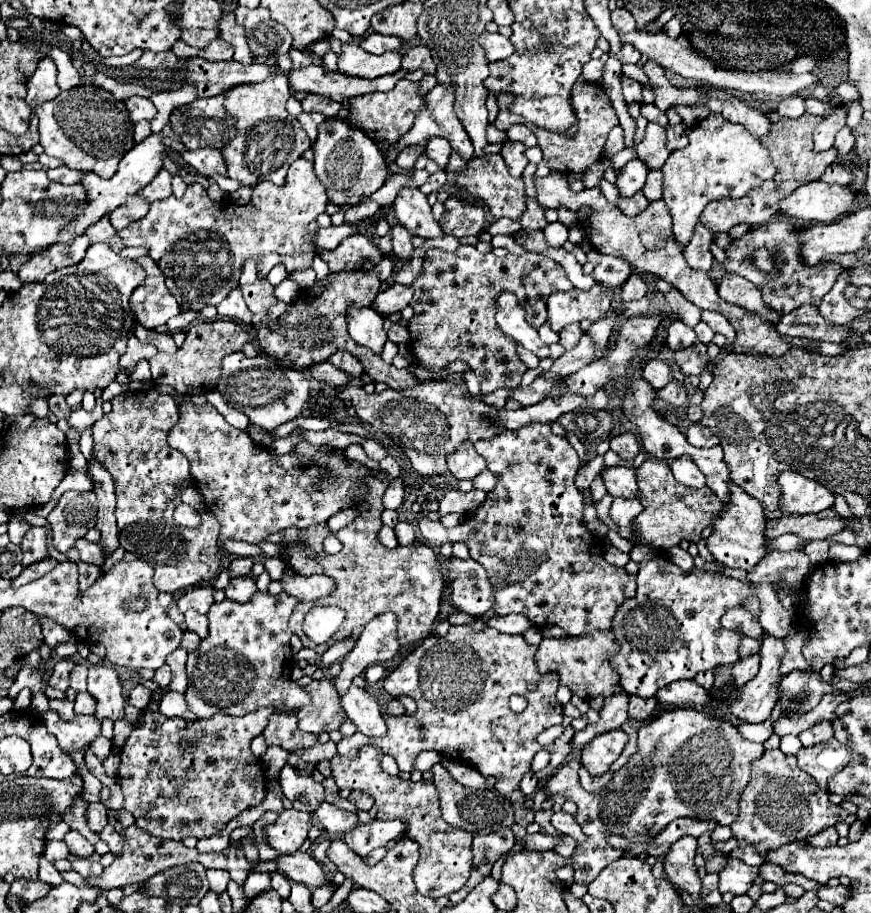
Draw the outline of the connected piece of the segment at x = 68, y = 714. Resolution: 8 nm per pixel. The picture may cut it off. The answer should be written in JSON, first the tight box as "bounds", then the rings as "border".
{"bounds":[51,699,75,719],"border":[[[69,699],[51,701],[51,709],[57,709],[57,713],[59,713],[63,719],[73,719],[73,715],[75,715],[75,711],[73,711],[73,701],[69,701]]]}

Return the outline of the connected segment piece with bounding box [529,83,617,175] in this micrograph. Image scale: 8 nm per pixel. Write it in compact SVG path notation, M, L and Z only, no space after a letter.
M575 83L575 87L572 87L571 91L571 105L575 107L575 113L577 113L577 119L579 119L579 131L577 131L577 135L573 139L561 139L559 135L555 135L555 139L553 139L551 131L545 131L543 127L537 127L537 125L529 127L537 137L537 147L543 151L543 163L551 171L565 173L565 175L569 175L569 171L573 175L583 173L589 165L599 161L603 145L607 141L607 135L617 125L615 109L609 103L609 99L607 99L601 85Z

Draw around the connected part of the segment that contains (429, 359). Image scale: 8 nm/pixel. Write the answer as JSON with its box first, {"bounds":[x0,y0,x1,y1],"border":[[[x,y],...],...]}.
{"bounds":[407,245,573,395],"border":[[[459,245],[457,251],[429,249],[425,253],[423,273],[409,287],[413,289],[413,299],[411,299],[409,305],[413,307],[415,315],[411,317],[411,321],[407,325],[409,335],[411,335],[407,345],[411,345],[411,349],[417,357],[417,363],[423,365],[425,369],[443,369],[443,367],[447,367],[447,363],[461,359],[461,361],[469,363],[469,367],[477,373],[477,379],[479,379],[479,385],[481,385],[481,395],[493,393],[499,387],[517,387],[521,383],[523,373],[529,369],[517,353],[515,339],[511,339],[503,333],[497,325],[497,321],[495,321],[495,301],[497,301],[497,297],[503,291],[513,293],[519,299],[521,307],[527,311],[527,323],[537,329],[547,321],[545,299],[553,291],[573,289],[563,267],[557,265],[555,261],[543,257],[543,255],[525,253],[521,257],[515,257],[515,255],[495,257],[493,253],[481,255],[471,245]]]}

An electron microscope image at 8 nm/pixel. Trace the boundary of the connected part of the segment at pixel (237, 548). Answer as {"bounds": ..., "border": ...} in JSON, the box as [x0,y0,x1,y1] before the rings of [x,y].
{"bounds":[225,539,261,559],"border":[[[225,539],[225,549],[227,553],[235,555],[235,557],[251,557],[251,559],[259,559],[261,557],[261,549],[243,541],[235,541],[235,539]]]}

